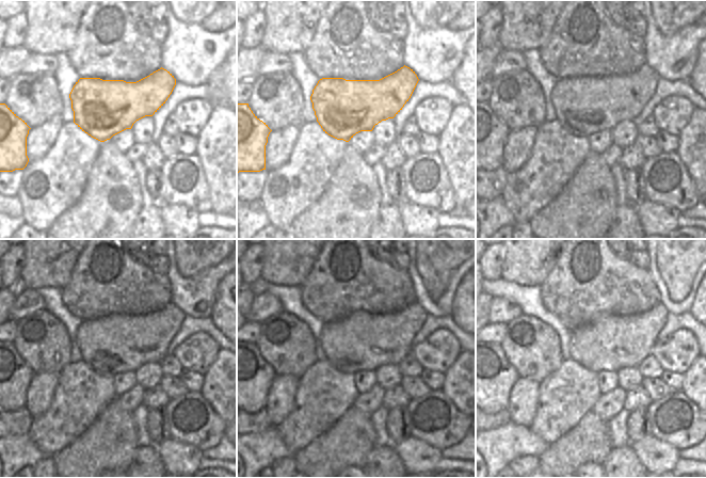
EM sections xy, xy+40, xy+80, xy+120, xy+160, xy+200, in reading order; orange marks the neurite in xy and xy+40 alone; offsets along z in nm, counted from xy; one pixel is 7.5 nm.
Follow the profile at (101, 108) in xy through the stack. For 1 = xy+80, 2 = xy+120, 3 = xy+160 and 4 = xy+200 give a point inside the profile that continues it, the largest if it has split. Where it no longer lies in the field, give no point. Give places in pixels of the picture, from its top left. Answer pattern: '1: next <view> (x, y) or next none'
1: next xy+80 (583, 106)
2: next xy+120 (115, 344)
3: next xy+160 (362, 341)
4: next xy+200 (613, 341)

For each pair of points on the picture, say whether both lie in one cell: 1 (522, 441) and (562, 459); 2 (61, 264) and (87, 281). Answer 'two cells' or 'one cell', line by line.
1: two cells
2: two cells

